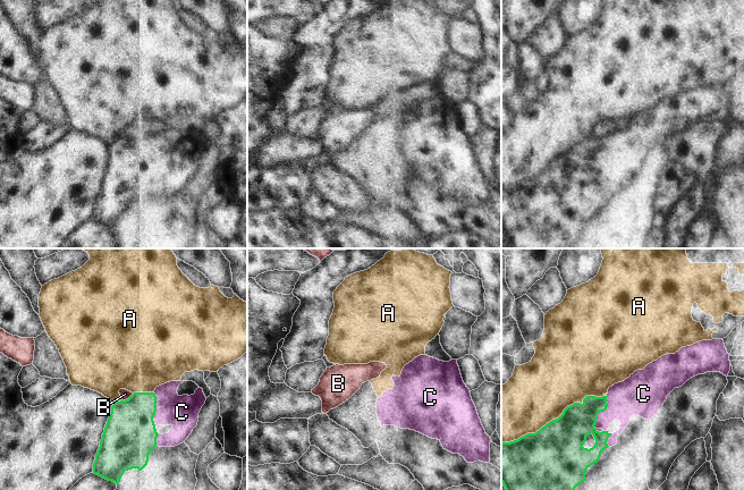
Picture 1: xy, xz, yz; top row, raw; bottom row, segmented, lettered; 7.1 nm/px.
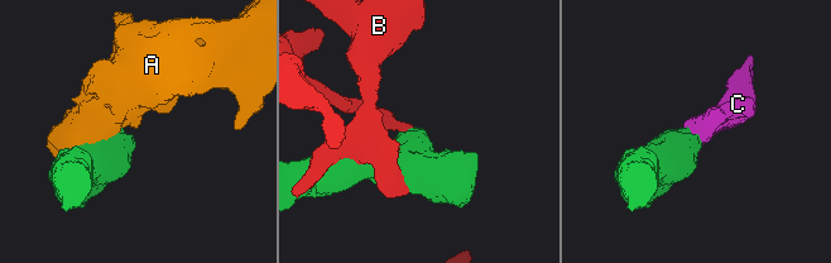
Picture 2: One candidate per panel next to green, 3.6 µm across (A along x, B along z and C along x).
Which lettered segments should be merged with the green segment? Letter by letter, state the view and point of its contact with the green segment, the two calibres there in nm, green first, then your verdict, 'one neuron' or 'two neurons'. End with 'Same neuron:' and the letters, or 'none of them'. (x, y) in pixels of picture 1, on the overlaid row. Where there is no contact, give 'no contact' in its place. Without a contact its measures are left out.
A: yz (552, 420) | 420/440 nm | two neurons
B: xy (128, 398) | 360/70 nm | two neurons
C: yz (600, 411) | 240/260 nm | one neuron
Same neuron: C

